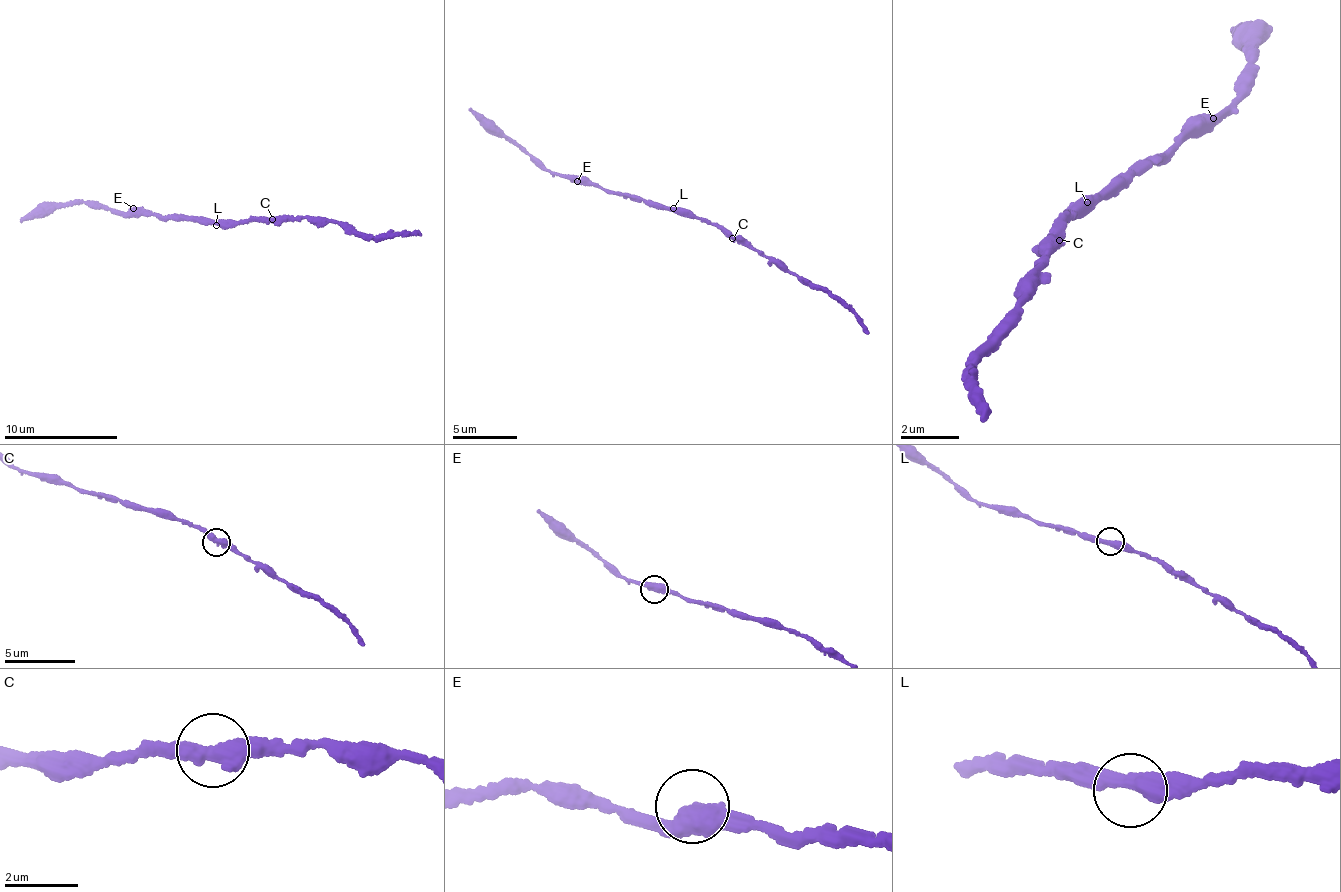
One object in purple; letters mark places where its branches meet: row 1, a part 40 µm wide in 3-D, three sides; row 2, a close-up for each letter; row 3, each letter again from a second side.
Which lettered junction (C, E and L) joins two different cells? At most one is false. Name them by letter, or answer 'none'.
none

